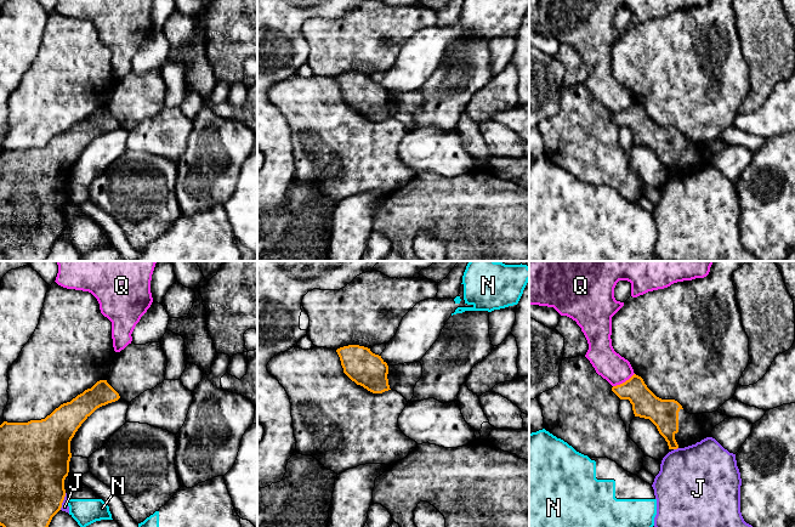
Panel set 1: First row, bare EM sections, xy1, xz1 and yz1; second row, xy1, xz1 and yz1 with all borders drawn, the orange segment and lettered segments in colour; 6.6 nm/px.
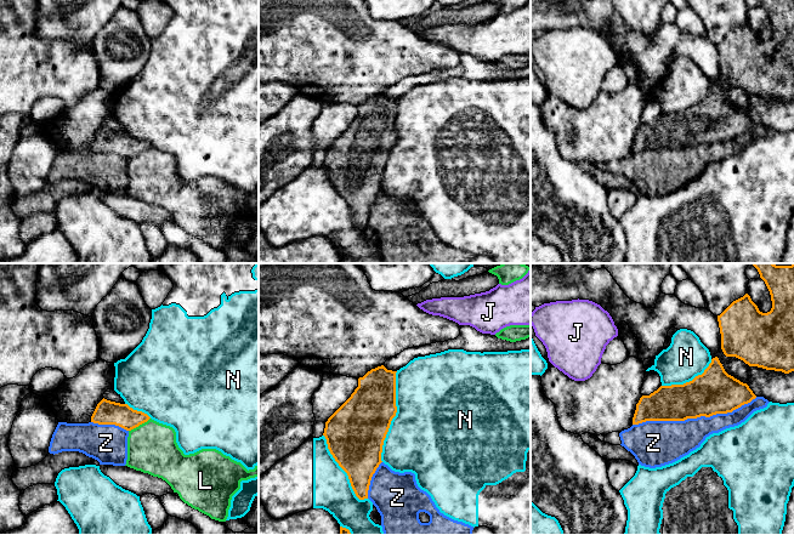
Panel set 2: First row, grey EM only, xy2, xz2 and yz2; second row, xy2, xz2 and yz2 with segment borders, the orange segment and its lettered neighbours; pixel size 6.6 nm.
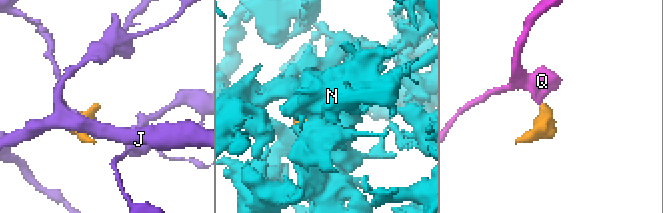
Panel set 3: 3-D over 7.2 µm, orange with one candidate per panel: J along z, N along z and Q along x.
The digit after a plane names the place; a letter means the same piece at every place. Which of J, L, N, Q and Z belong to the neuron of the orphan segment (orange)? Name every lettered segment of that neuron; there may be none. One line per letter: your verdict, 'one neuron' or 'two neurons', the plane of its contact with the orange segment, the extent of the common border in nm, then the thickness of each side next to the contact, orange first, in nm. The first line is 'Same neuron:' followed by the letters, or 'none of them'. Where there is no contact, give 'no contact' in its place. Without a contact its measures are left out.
Same neuron: none of them
J: two neurons | xy1 | 120 nm | 440/50 nm
L: two neurons | xy2 | 170 nm | 160/320 nm
N: two neurons | xz2 | 600 nm | 360/500 nm
Q: two neurons | yz1 | 170 nm | 180/190 nm
Z: two neurons | yz2 | 850 nm | 280/280 nm

